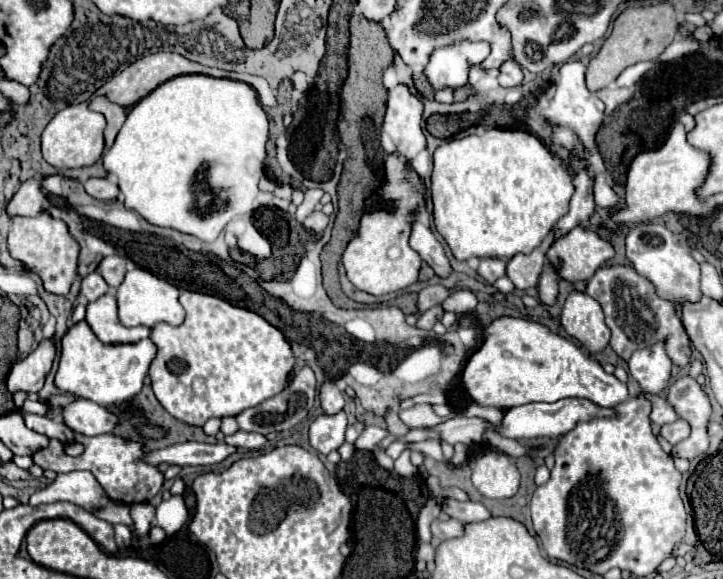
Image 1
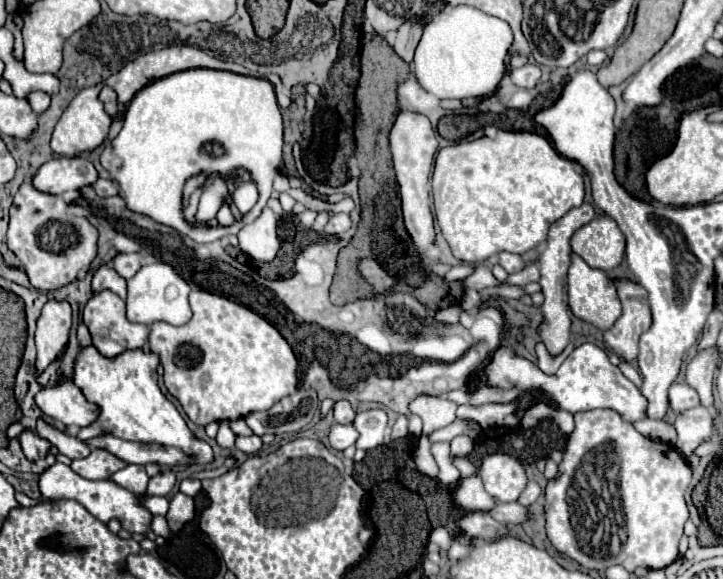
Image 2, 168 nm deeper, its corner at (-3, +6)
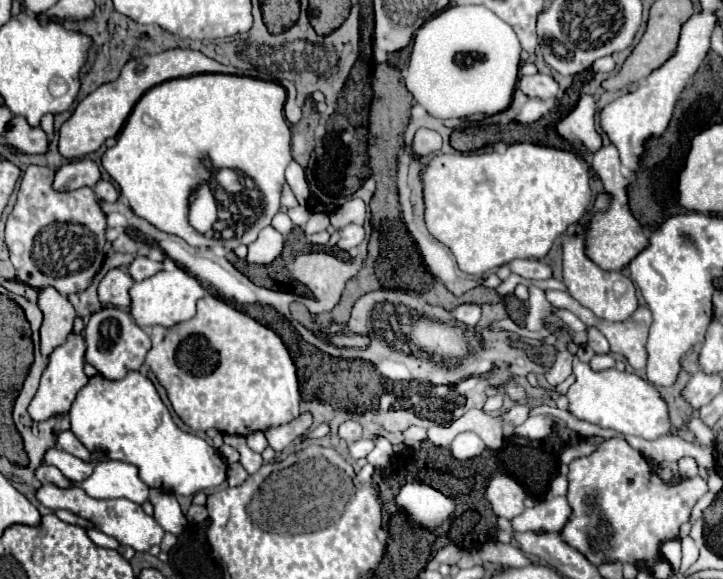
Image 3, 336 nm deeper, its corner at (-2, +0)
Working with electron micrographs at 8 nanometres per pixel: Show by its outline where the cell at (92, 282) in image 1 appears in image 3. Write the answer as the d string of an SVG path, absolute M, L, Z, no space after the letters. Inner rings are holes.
M114 268L110 270L100 286L98 286L98 296L102 304L112 304L116 308L128 308L130 306L130 294L128 290L132 288L134 280L124 268Z

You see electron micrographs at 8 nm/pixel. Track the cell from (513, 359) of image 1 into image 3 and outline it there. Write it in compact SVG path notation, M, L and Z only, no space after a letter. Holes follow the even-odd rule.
M577 357L573 361L573 374L576 374L576 382L568 390L568 400L570 412L576 418L596 424L600 428L616 430L620 434L640 436L644 440L656 440L670 432L672 422L668 414L668 404L656 390L656 386L650 384L648 380L632 372L618 370L594 372L588 363L580 362Z

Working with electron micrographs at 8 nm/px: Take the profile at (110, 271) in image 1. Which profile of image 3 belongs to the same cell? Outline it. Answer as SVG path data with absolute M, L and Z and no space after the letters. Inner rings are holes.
M136 256L134 262L130 264L130 276L134 280L146 280L146 278L154 276L160 270L162 270L162 264L160 262L154 262L154 260L144 258L144 256Z

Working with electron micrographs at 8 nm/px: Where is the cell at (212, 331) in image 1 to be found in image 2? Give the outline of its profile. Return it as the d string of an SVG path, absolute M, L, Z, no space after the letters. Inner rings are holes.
M199 288L191 290L189 304L193 310L193 318L183 326L173 326L167 322L151 324L149 344L151 350L159 354L165 368L163 382L169 394L181 402L191 422L205 426L213 420L219 422L243 418L249 412L271 408L277 400L297 390L297 358L287 340L265 318L241 304Z

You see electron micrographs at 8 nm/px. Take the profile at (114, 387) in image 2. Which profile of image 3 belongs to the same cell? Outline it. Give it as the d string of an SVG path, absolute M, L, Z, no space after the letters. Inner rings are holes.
M128 372L118 382L96 374L78 392L68 416L72 422L70 430L90 452L104 452L108 460L134 464L148 488L194 496L226 480L226 462L220 452L200 436L180 430L154 384L140 372Z

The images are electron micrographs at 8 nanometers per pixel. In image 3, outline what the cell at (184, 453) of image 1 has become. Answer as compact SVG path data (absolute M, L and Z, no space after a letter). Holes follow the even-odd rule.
M54 430L54 438L56 438L56 444L58 444L64 452L68 452L68 454L72 454L72 456L84 460L84 462L92 462L94 458L96 458L96 460L104 460L102 454L94 454L94 456L92 456L92 454L76 440L76 436L72 436L70 430L64 430L64 432Z

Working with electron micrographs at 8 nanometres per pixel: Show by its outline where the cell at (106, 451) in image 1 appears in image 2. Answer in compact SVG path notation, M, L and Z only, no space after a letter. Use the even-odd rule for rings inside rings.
M93 448L87 458L73 460L71 464L71 468L79 476L89 478L89 480L109 478L109 474L115 474L117 470L121 470L121 466L127 466L127 462L121 462L117 456L109 454L107 450L97 450L97 448Z

